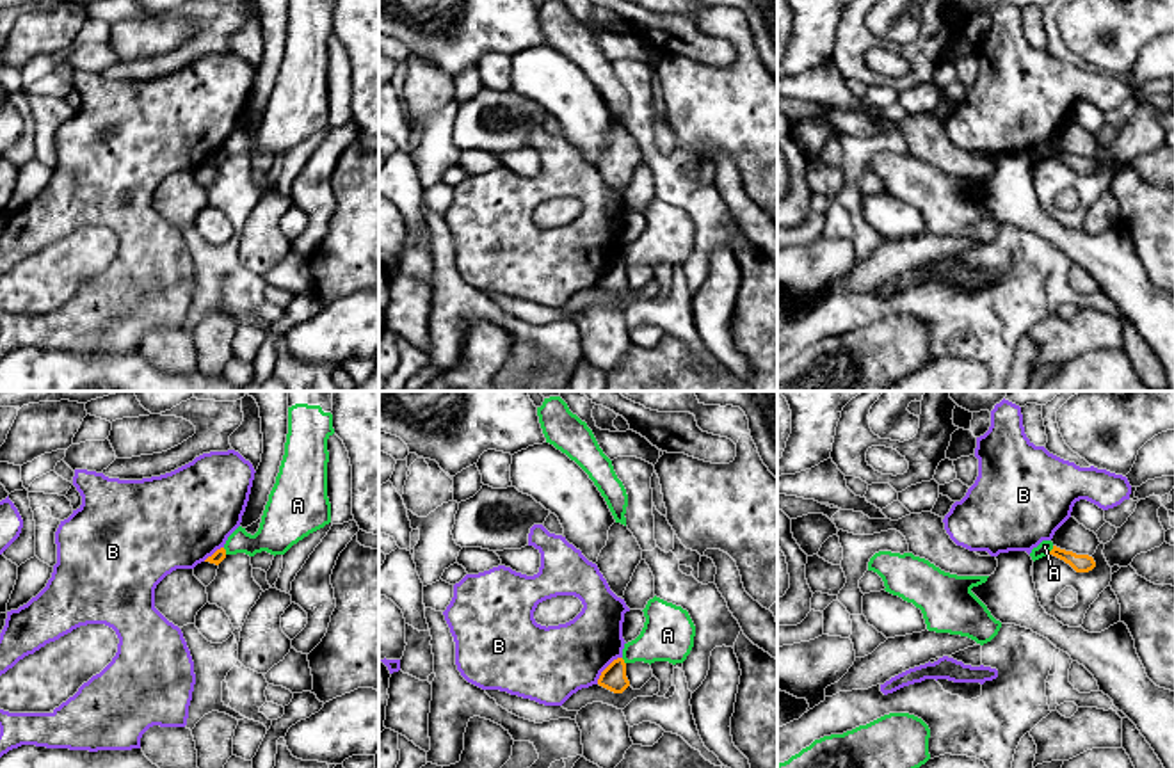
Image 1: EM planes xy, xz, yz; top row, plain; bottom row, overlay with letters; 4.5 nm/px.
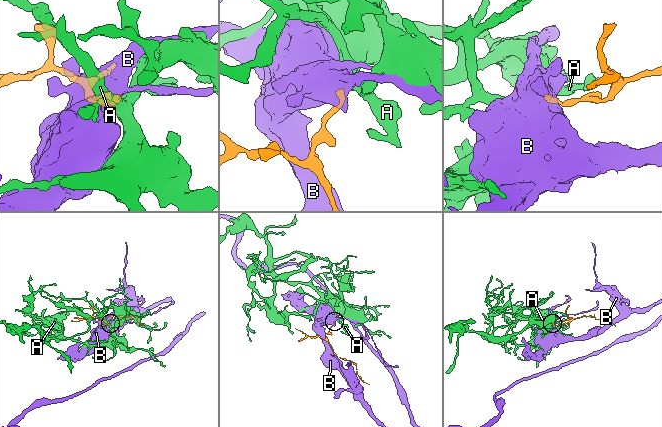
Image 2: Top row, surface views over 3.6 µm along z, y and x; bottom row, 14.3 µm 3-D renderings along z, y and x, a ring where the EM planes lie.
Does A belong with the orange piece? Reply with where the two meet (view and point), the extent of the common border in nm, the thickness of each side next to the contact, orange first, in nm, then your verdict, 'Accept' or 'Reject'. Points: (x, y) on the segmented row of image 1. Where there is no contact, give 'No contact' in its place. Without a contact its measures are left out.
Touches orange at yz (1052, 550). Shared border 50 nm. Thickness 80 nm (orange) against 60 nm. Reject

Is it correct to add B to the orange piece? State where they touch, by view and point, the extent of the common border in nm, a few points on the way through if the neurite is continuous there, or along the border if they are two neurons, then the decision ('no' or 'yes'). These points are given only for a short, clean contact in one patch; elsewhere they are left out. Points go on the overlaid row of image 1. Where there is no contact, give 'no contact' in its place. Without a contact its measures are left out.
xz (605, 669) | 170 nm | along xz (621, 656), (602, 672), (596, 683) | no

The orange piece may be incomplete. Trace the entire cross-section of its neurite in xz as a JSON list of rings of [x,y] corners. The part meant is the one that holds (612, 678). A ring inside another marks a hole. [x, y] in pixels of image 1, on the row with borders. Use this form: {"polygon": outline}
{"polygon": [[[623,658],[614,660],[599,676],[598,684],[614,692],[623,693],[630,681],[626,677],[626,663]]]}

